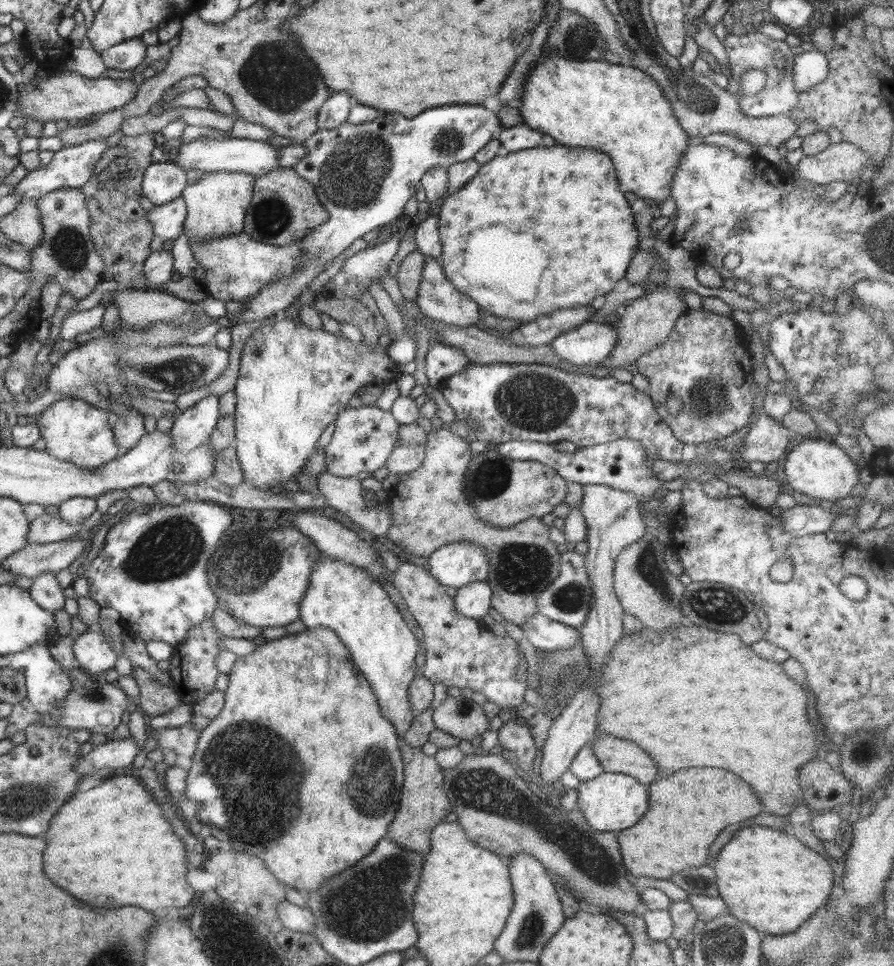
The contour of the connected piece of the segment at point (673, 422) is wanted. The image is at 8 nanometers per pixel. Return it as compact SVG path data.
M703 308L698 310L686 309L681 315L678 316L678 320L675 322L671 333L667 336L667 339L663 344L655 346L651 351L647 351L646 354L639 356L635 360L635 365L637 365L638 374L641 374L649 384L647 394L649 398L653 401L655 405L655 411L665 423L667 423L668 428L672 431L674 438L685 445L701 445L708 444L711 445L714 442L719 442L723 440L724 437L729 437L733 432L739 431L743 426L749 423L749 414L752 410L751 403L753 402L754 394L751 393L752 372L754 369L754 363L752 361L752 356L748 348L749 341L744 341L738 332L736 332L736 325L732 322L729 317L720 316L714 314L713 312L708 312Z

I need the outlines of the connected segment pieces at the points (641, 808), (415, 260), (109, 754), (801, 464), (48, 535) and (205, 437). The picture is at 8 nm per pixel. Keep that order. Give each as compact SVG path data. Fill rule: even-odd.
M605 772L592 780L579 782L576 810L581 812L585 822L599 832L623 830L633 826L647 812L648 790L625 774Z
M414 250L403 258L395 275L398 289L406 302L415 304L421 272L423 272L423 255Z
M133 737L112 739L107 743L95 746L84 756L79 756L73 762L73 770L81 776L91 775L100 768L125 768L130 766L137 752L137 743Z
M811 436L794 446L785 457L783 465L787 487L795 492L820 500L822 505L831 505L835 500L845 498L858 482L855 463L834 444Z
M95 511L93 514L87 516L85 520L79 521L79 524L69 524L57 515L49 515L42 513L40 516L34 518L27 526L27 536L25 536L26 543L49 544L50 542L59 542L70 538L73 534L91 528L99 518L101 512Z
M209 395L176 415L168 434L176 452L186 454L209 440L219 419L217 397Z

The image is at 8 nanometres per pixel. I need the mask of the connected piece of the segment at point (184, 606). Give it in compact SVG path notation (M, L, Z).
M183 500L178 505L153 503L152 505L140 505L135 507L135 509L131 509L129 513L125 513L118 522L107 529L105 536L101 538L103 545L96 546L97 554L95 558L91 558L87 570L82 574L82 576L87 579L89 598L95 601L95 604L99 605L99 608L109 607L115 609L115 611L119 613L119 624L122 628L124 628L124 630L131 629L144 643L147 641L161 641L172 647L182 643L183 639L185 639L185 635L187 635L187 629L191 629L193 625L197 625L202 623L203 620L209 619L217 606L217 597L215 597L215 593L213 593L211 587L209 587L206 569L207 562L209 562L209 558L212 557L213 552L215 552L219 540L224 537L225 528L231 524L231 516L229 516L227 512L229 512L229 509L224 506L215 505L213 502L193 502L188 500Z

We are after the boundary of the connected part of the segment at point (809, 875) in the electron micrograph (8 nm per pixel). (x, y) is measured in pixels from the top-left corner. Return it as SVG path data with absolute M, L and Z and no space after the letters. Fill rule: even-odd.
M761 825L739 830L739 834L721 848L715 862L717 894L729 908L729 915L745 922L760 935L793 934L815 910L827 904L833 885L829 861L779 830L781 828L771 830ZM751 852L759 852L753 854L755 860L751 860Z

